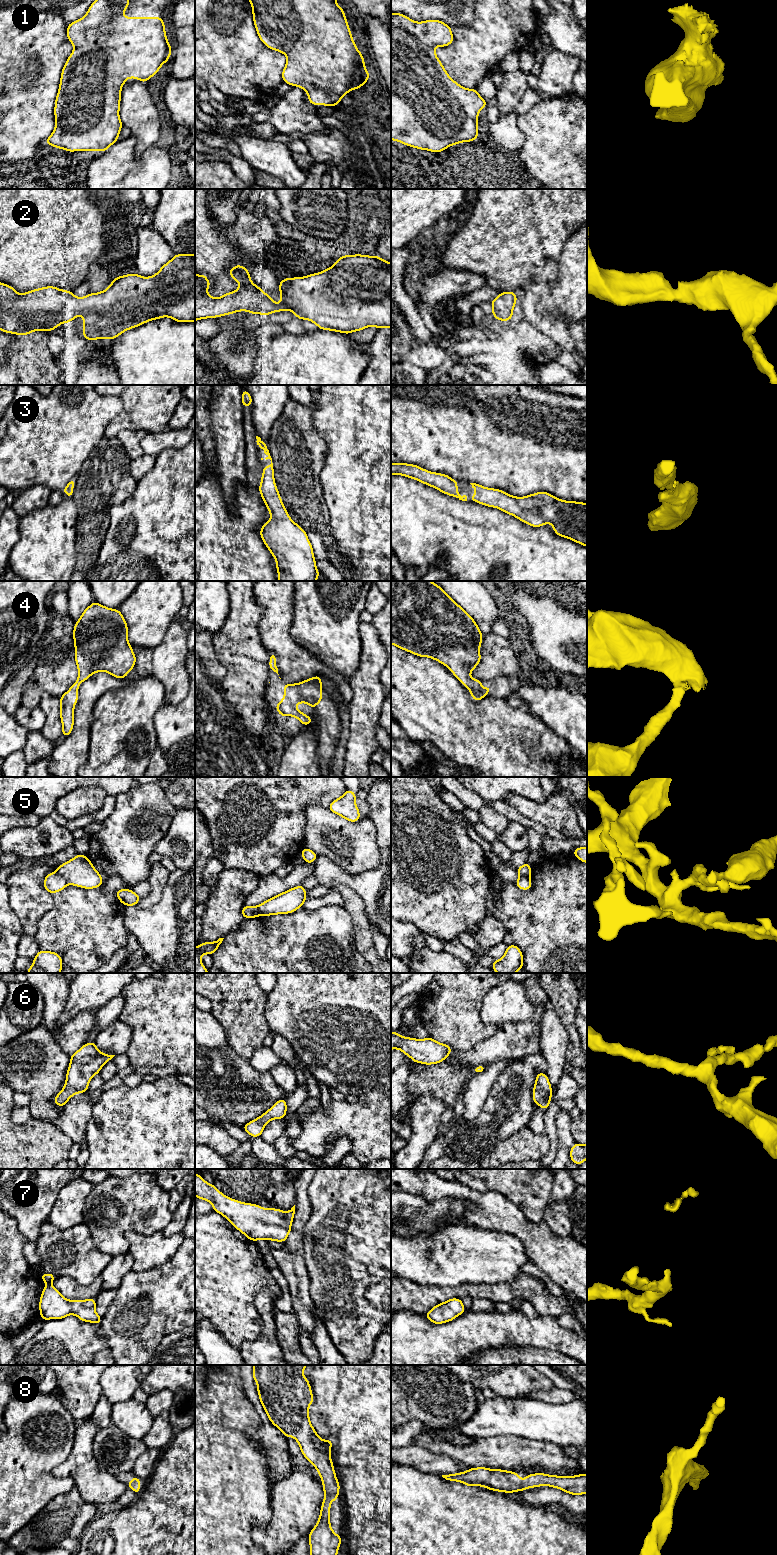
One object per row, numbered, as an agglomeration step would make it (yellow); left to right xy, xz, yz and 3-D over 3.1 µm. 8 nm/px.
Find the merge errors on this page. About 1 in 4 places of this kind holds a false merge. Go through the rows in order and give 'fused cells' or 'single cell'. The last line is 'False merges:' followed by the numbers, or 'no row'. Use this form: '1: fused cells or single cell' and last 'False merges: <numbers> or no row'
1: single cell
2: single cell
3: single cell
4: single cell
5: fused cells
6: single cell
7: single cell
8: single cell
False merges: 5

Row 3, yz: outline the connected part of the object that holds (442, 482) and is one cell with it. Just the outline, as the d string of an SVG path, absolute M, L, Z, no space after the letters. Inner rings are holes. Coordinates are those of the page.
M391 463L391 475L403 475L415 479L446 495L453 496L462 501L467 501L466 495L461 496L458 494L458 481L453 480L446 474L430 472L414 464Z

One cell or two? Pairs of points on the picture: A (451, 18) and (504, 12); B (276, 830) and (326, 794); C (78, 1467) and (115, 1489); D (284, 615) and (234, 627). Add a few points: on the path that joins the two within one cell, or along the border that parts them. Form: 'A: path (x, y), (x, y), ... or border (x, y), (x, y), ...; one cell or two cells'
A: border (474, 10), (474, 18), (469, 24), (452, 26); two cells
B: path (289, 817), (292, 811), (309, 794), (313, 794); one cell
C: path (87, 1475), (98, 1486), (106, 1488); one cell
D: border (254, 598), (259, 609), (258, 632), (263, 644); two cells

